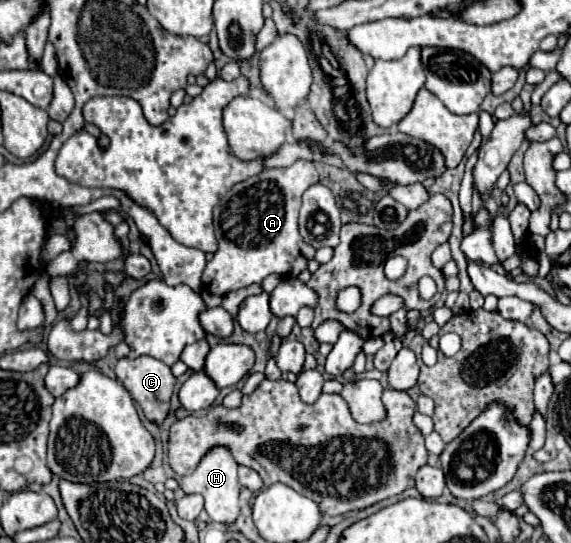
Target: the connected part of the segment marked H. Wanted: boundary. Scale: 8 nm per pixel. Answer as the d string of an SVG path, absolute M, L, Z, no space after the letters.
M212 447L198 463L194 473L180 477L180 487L184 493L200 493L206 501L206 513L210 515L210 521L216 523L226 523L234 525L240 513L240 503L238 503L238 493L240 493L240 483L238 483L238 463L234 461L232 453L228 447Z

